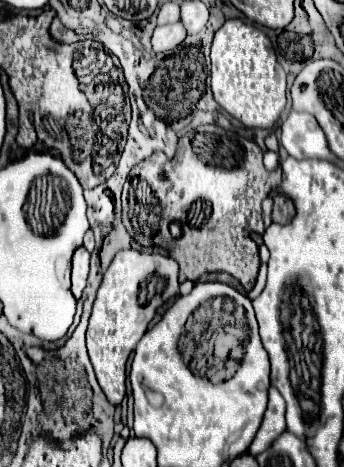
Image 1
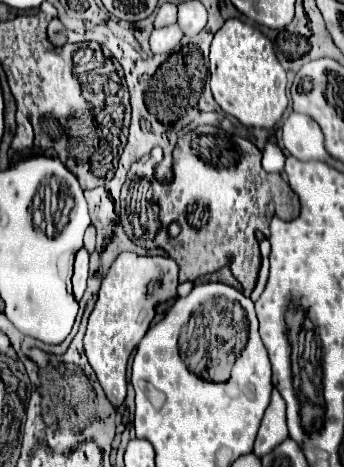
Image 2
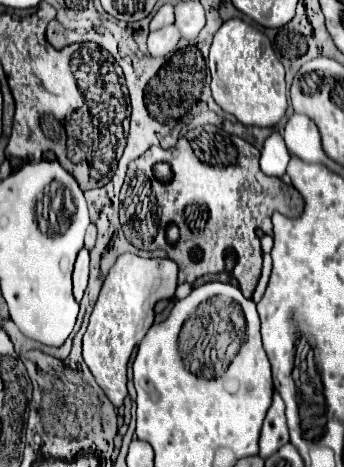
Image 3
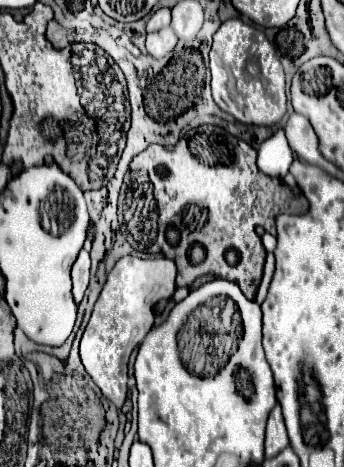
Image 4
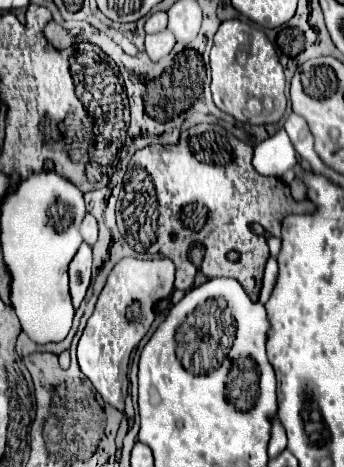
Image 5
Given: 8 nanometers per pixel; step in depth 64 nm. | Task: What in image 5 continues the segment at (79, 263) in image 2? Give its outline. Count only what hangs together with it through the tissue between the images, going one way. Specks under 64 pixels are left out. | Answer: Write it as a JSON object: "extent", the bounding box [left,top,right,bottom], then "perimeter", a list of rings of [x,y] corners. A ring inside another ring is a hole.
{"extent":[70,244,92,308],"perimeter":[[[82,244],[70,264],[70,294],[74,308],[80,306],[90,286],[90,268],[92,268],[92,248],[88,244]]]}

